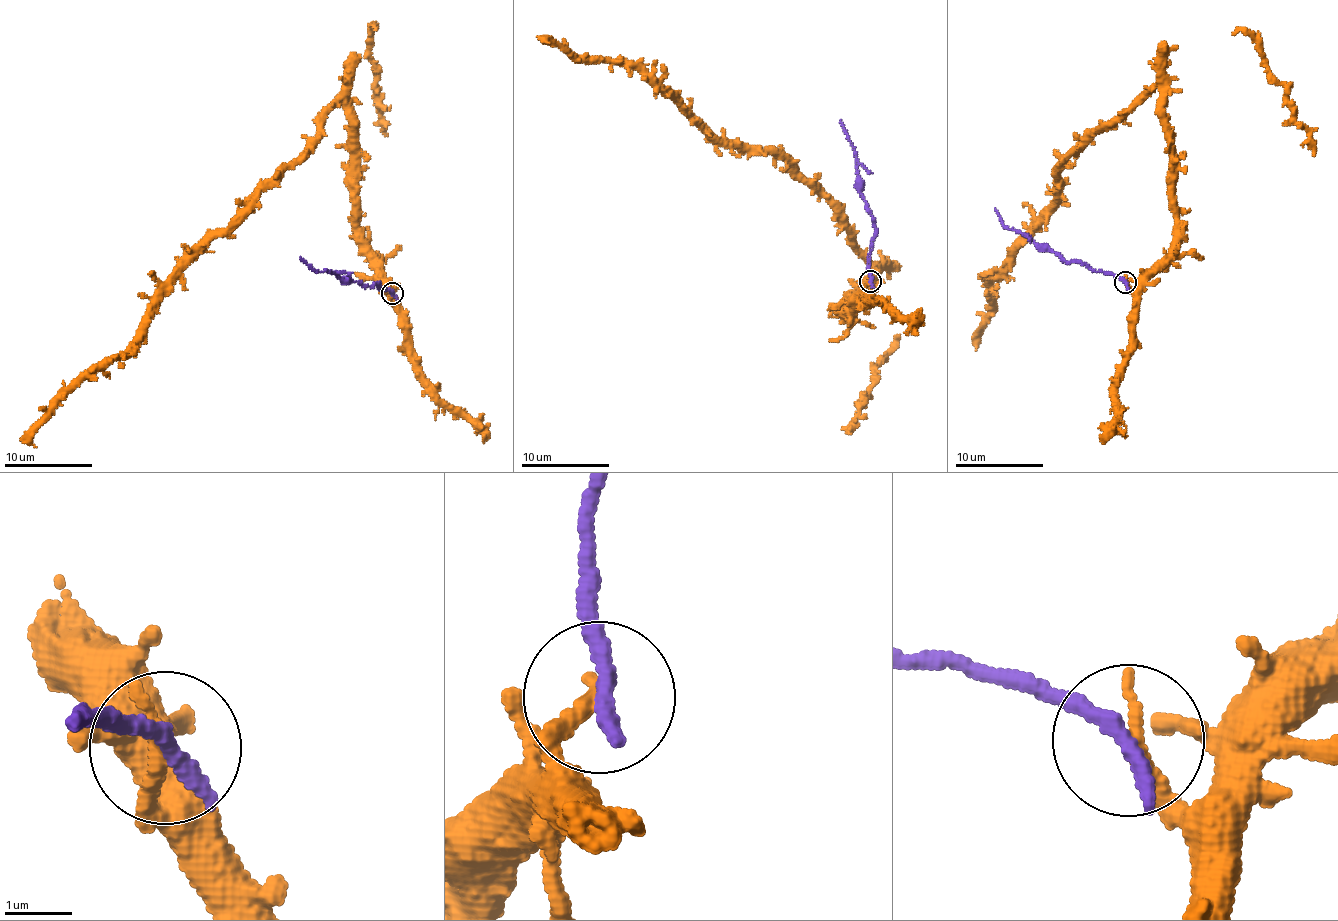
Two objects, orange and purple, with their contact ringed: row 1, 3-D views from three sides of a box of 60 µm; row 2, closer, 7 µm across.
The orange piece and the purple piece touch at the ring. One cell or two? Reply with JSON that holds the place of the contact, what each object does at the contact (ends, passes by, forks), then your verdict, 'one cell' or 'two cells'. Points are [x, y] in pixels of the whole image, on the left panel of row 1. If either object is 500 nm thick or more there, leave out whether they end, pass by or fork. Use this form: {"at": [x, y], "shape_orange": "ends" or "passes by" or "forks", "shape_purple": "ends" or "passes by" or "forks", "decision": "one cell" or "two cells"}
{"at": [392, 293], "shape_orange": "ends", "shape_purple": "ends", "decision": "two cells"}

